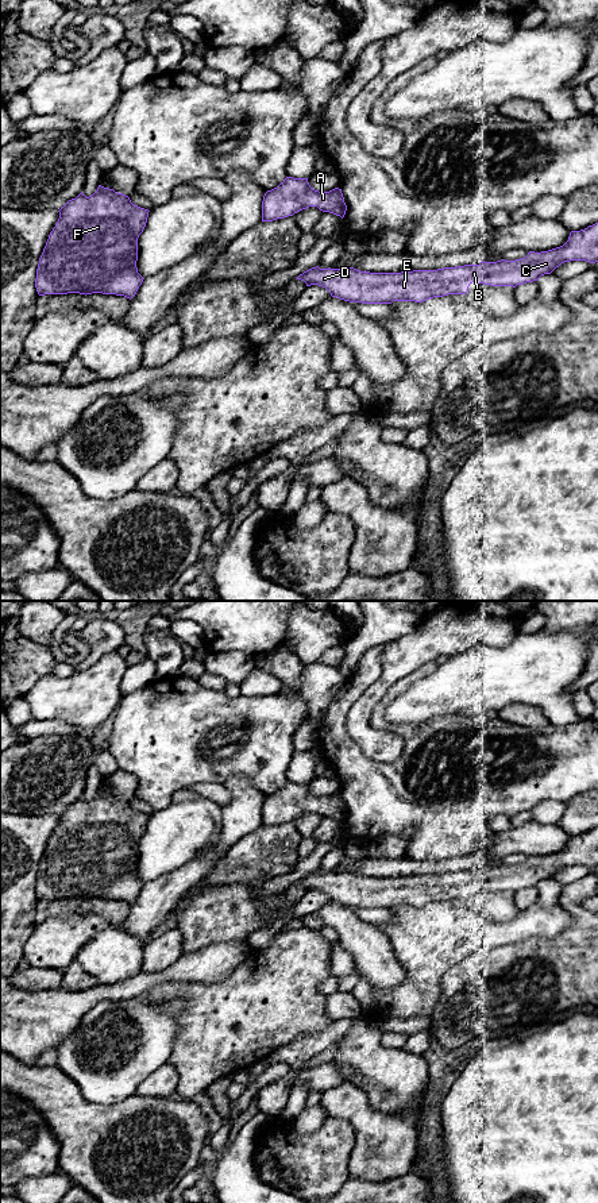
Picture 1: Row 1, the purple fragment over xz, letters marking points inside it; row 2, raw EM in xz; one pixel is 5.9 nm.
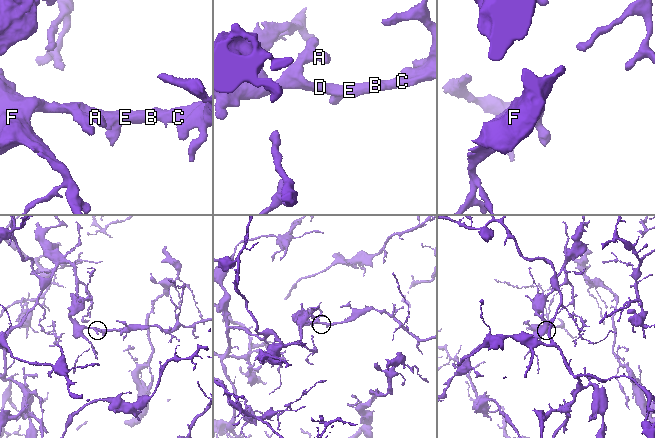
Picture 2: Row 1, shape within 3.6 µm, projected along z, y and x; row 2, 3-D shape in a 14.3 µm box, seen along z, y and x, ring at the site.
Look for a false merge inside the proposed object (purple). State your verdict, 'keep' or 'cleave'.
keep

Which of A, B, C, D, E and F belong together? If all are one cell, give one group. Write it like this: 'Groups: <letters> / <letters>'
Groups: A B C D E F

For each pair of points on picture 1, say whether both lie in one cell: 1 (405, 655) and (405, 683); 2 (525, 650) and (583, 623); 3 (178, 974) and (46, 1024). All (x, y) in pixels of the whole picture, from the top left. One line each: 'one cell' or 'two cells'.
1: two cells
2: two cells
3: one cell

